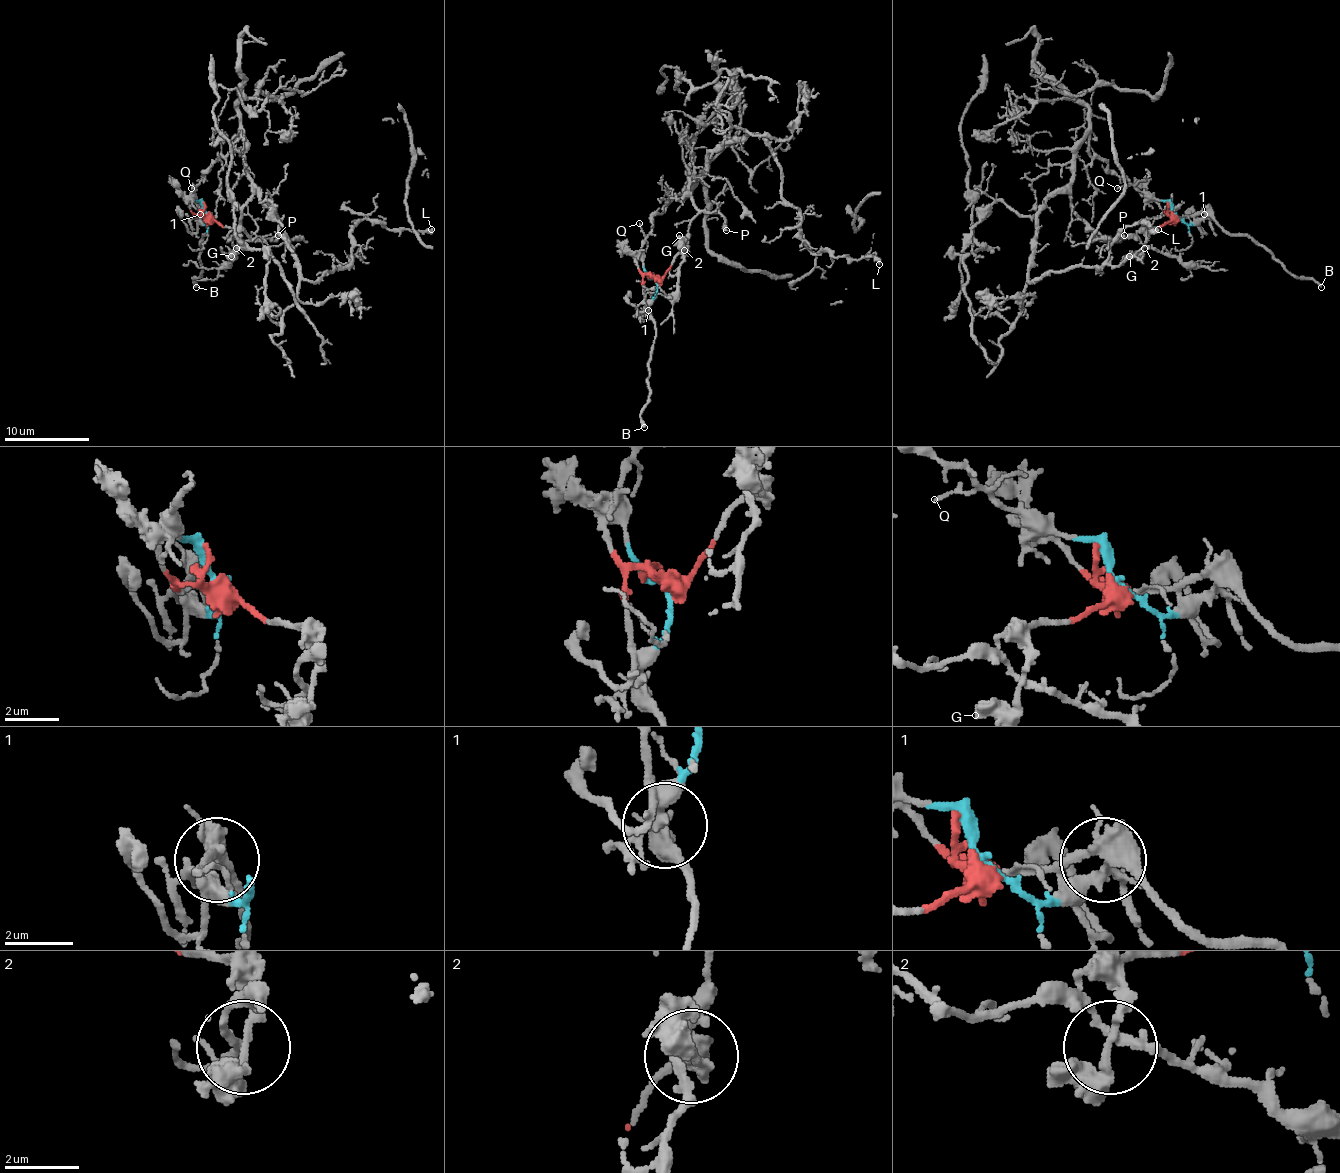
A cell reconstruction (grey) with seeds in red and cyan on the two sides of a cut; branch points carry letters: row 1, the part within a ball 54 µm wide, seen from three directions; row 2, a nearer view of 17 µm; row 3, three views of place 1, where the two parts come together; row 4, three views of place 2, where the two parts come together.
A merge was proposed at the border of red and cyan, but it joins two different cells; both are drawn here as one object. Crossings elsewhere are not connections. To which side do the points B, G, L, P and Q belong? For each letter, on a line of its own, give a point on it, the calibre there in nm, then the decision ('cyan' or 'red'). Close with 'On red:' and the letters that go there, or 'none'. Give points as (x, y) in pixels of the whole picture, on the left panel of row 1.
B: at (196, 287); 260 nm thick; red
G: at (231, 256); 500 nm thick; red
L: at (431, 229); 400 nm thick; cyan
P: at (278, 235); 240 nm thick; cyan
Q: at (191, 188); 120 nm thick; cyan
On red: B, G

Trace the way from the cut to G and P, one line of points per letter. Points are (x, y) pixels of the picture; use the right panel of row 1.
G: (1174, 216), (1167, 222), (1150, 227), (1144, 250), (1129, 256)
P: (1174, 214), (1163, 199), (1150, 199), (1112, 174), (1091, 155), (1086, 138), (1069, 199), (1108, 239), (1125, 235)

